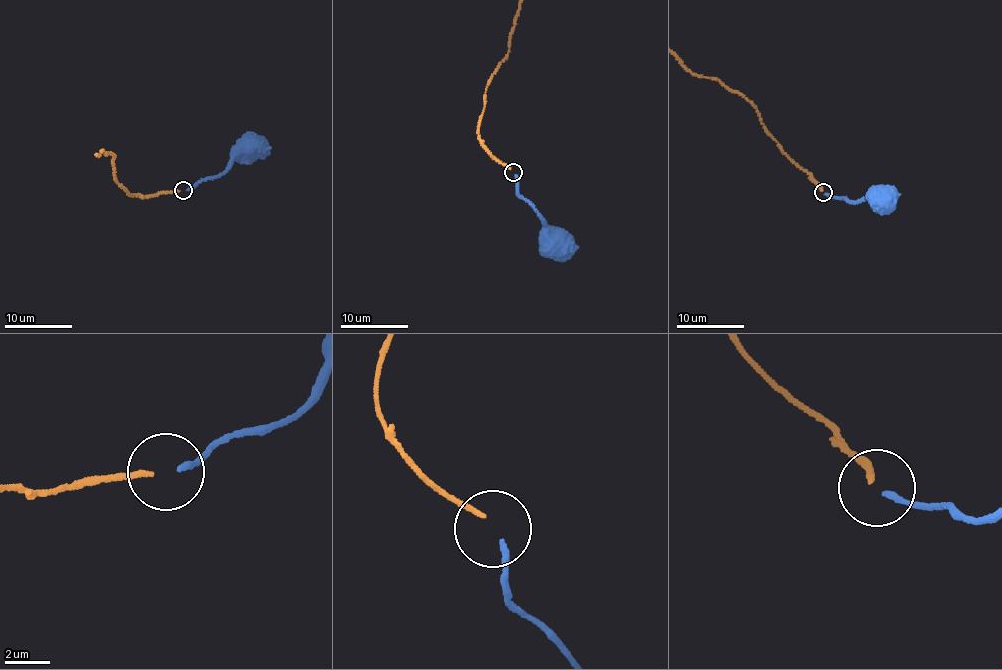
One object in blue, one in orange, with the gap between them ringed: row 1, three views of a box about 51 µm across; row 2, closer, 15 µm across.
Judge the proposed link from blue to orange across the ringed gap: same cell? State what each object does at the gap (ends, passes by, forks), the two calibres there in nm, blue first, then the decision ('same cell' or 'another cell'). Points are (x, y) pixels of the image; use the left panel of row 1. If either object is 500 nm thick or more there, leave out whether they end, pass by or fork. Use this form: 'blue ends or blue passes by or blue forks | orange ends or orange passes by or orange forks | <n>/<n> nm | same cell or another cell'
blue ends | orange ends | 260/240 nm | same cell

